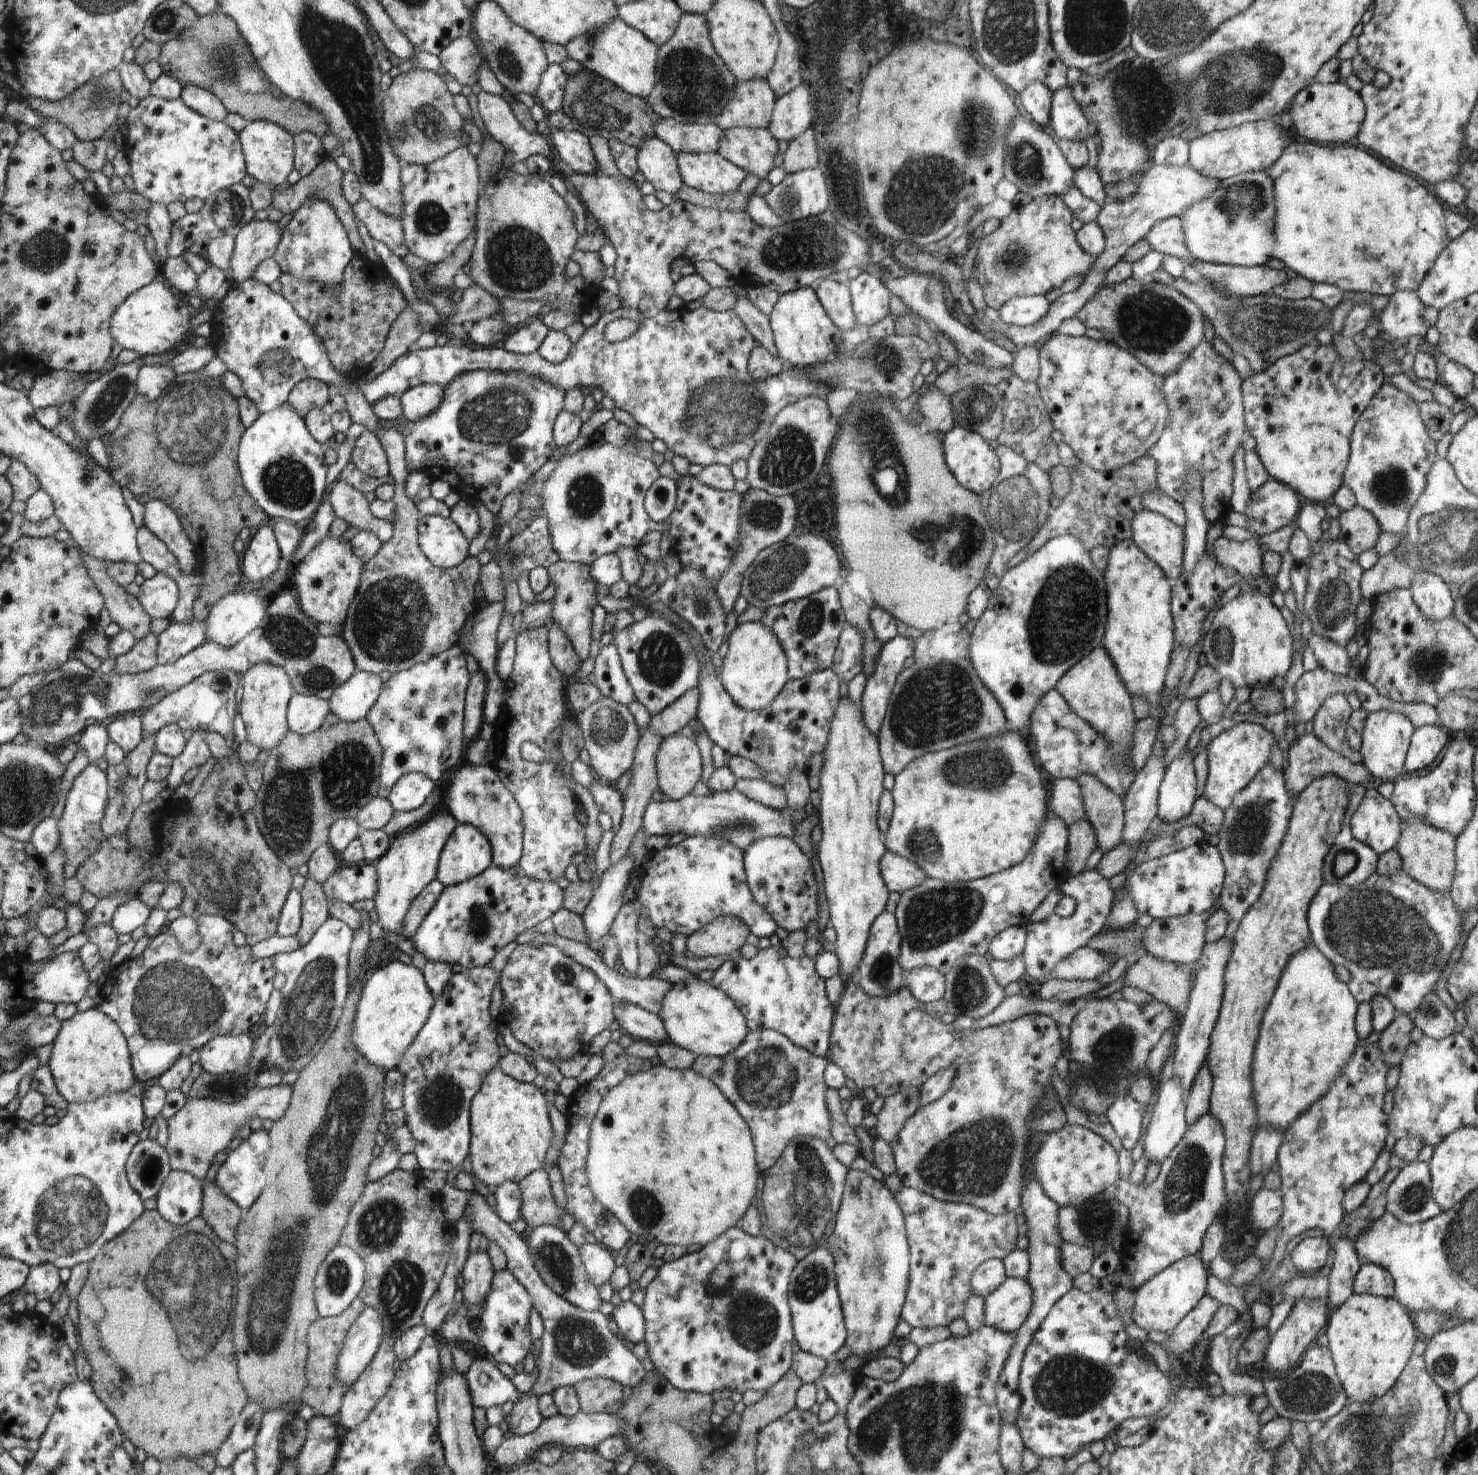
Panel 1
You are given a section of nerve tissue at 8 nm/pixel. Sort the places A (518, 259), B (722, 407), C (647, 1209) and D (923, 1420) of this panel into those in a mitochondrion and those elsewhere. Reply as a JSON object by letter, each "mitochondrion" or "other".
{"A":"mitochondrion","B":"mitochondrion","C":"mitochondrion","D":"mitochondrion"}

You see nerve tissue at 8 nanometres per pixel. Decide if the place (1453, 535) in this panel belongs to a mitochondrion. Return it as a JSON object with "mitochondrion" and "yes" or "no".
{"mitochondrion":"yes"}

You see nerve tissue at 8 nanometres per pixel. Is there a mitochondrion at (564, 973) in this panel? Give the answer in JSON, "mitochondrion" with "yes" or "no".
{"mitochondrion":"yes"}

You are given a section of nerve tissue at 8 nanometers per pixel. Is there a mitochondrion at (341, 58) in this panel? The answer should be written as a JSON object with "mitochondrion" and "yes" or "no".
{"mitochondrion":"yes"}

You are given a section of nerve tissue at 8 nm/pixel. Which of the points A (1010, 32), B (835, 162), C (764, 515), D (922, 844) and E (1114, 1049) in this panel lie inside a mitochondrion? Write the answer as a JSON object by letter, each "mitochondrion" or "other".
{"A":"mitochondrion","B":"mitochondrion","C":"mitochondrion","D":"mitochondrion","E":"mitochondrion"}

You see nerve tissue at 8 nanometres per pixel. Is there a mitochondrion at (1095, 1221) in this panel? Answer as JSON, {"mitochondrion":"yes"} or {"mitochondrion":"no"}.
{"mitochondrion":"yes"}

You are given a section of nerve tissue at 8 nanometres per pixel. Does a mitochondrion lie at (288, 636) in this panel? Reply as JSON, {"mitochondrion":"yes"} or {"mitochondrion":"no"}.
{"mitochondrion":"yes"}

